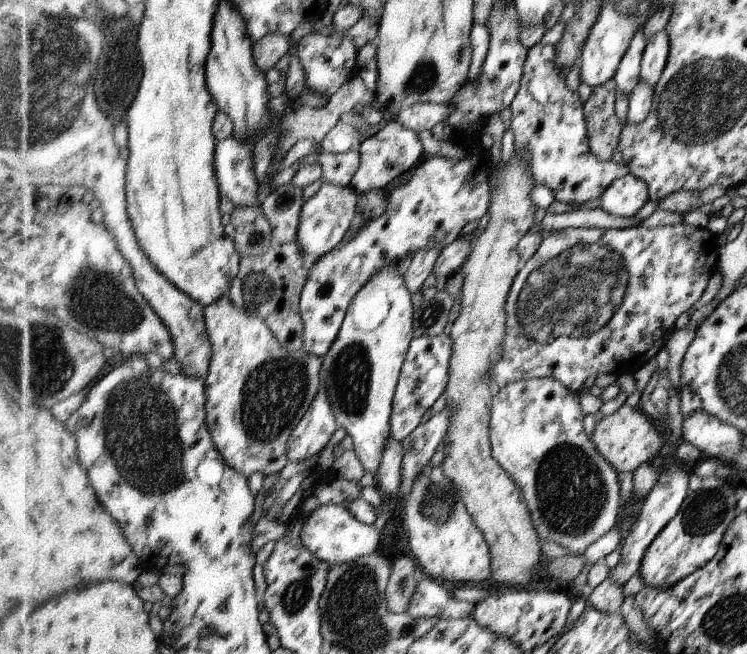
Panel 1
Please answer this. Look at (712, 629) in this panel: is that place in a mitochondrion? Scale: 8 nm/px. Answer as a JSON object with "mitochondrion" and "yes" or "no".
{"mitochondrion":"yes"}

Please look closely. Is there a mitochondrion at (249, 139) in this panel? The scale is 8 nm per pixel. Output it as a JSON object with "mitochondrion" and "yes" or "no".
{"mitochondrion":"no"}

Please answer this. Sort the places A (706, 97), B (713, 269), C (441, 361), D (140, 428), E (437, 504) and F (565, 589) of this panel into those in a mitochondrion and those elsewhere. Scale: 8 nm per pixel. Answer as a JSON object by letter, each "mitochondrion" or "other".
{"A":"mitochondrion","B":"other","C":"other","D":"mitochondrion","E":"mitochondrion","F":"other"}

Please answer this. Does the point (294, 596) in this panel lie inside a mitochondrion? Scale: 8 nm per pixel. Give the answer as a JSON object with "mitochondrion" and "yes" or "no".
{"mitochondrion":"yes"}

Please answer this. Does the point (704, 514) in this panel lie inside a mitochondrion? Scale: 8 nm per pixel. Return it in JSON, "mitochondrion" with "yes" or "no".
{"mitochondrion":"yes"}

